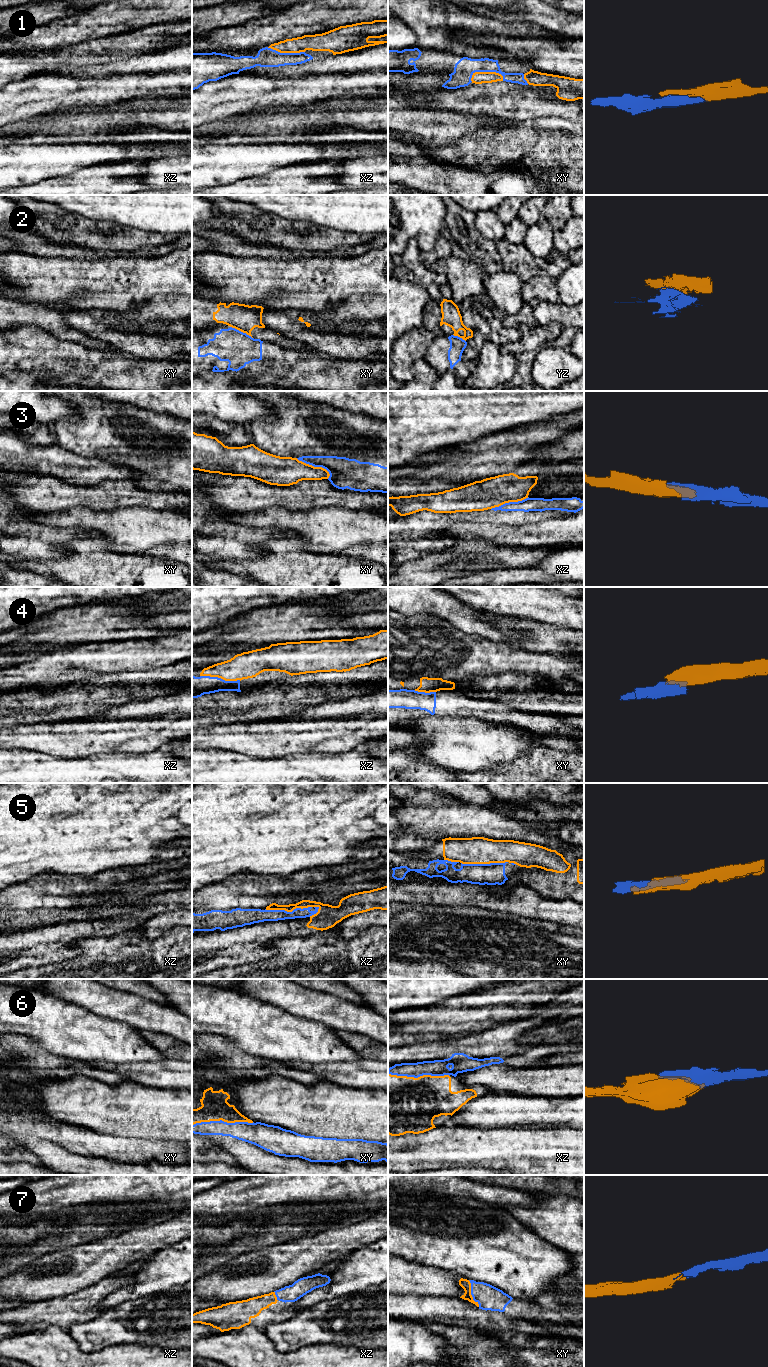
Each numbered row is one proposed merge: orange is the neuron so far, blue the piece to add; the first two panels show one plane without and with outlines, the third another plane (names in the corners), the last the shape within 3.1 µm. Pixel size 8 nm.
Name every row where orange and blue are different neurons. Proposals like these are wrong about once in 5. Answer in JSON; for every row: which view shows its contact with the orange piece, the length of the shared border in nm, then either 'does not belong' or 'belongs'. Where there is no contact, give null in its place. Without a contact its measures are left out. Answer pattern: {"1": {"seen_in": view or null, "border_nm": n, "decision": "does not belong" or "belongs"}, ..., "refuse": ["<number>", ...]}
{"1": {"seen_in": "xy", "border_nm": 280, "decision": "belongs"}, "2": {"seen_in": "xy", "border_nm": 200, "decision": "does not belong"}, "3": {"seen_in": "xy", "border_nm": 320, "decision": "does not belong"}, "4": {"seen_in": "xz", "border_nm": 340, "decision": "does not belong"}, "5": {"seen_in": "xy", "border_nm": 380, "decision": "does not belong"}, "6": {"seen_in": "xz", "border_nm": 500, "decision": "belongs"}, "7": {"seen_in": "xy", "border_nm": 240, "decision": "belongs"}, "refuse": ["2", "3", "4", "5"]}

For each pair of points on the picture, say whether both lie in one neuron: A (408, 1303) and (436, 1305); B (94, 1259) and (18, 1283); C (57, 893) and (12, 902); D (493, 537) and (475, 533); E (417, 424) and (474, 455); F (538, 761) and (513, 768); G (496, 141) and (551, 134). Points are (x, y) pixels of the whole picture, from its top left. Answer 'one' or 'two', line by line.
A: one
B: one
C: one
D: one
E: two
F: one
G: one

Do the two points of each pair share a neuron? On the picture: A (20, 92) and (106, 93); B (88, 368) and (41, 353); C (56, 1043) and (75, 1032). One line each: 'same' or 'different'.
A: same
B: same
C: same

